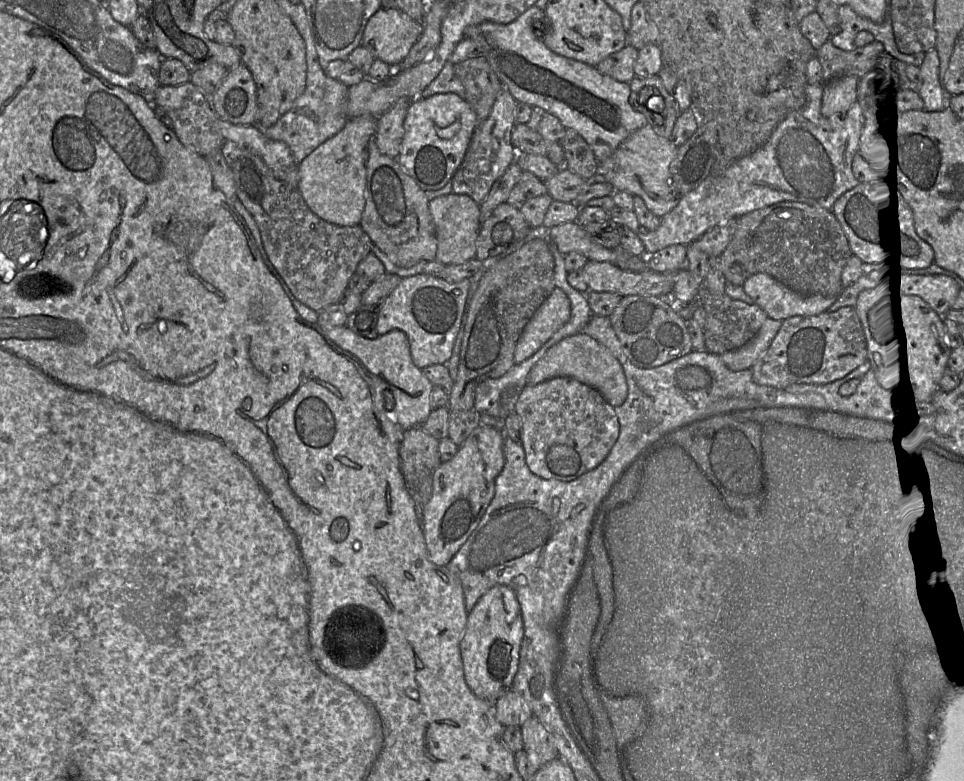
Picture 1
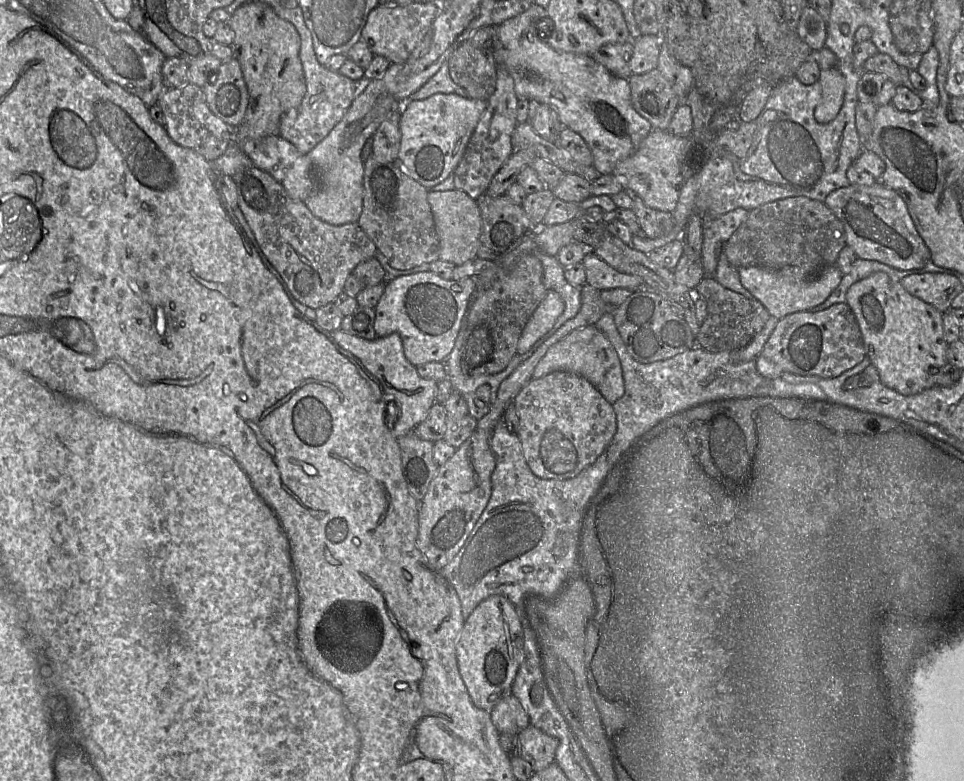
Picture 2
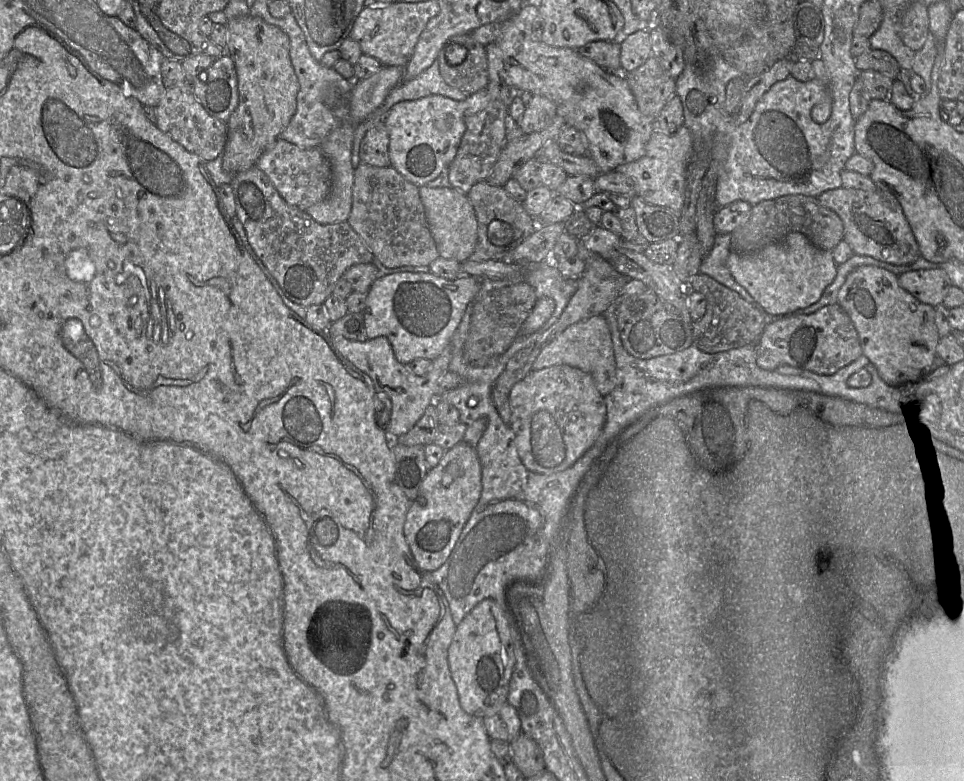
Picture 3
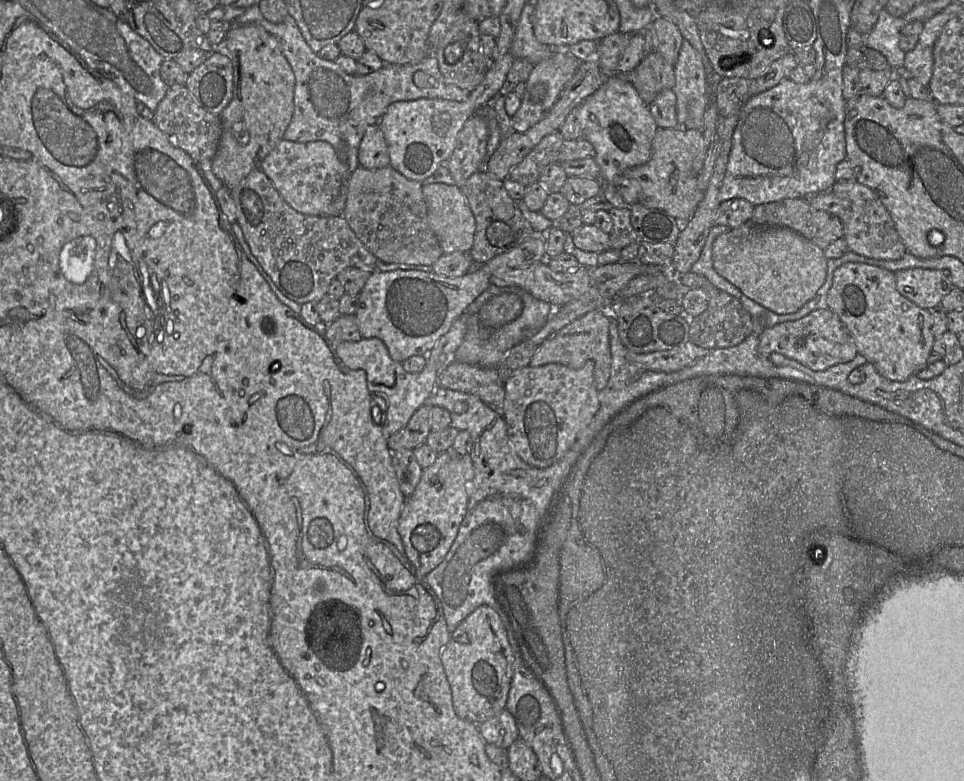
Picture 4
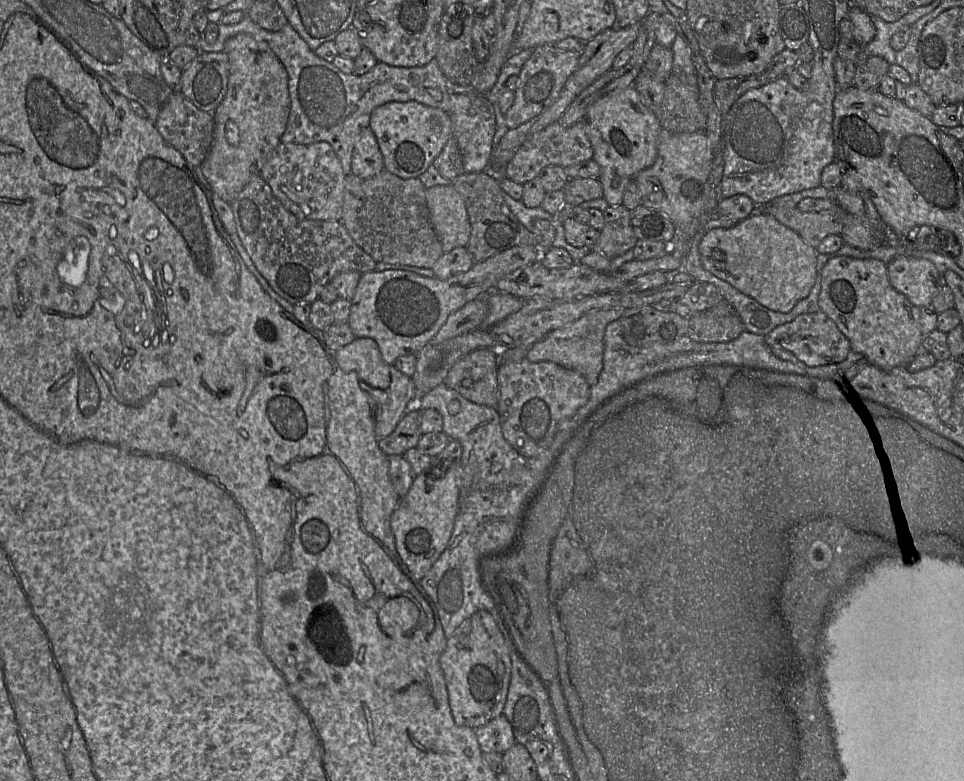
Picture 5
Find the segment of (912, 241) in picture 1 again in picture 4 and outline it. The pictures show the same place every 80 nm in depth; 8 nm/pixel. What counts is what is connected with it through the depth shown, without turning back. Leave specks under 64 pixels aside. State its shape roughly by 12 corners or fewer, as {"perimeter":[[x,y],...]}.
{"perimeter":[[827,191],[814,209],[842,221],[850,251],[878,260],[907,253],[878,197],[851,201]]}

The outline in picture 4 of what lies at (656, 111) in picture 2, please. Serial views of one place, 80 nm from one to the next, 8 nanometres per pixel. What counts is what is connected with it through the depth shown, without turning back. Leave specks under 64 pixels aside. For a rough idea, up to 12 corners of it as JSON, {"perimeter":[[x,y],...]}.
{"perimeter":[[659,52],[625,77],[649,106],[675,85],[675,68]]}

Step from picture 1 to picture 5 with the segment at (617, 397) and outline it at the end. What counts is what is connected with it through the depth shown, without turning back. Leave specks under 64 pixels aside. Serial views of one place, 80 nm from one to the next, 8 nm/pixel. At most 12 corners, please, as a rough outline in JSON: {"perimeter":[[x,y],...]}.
{"perimeter":[[623,307],[602,308],[533,343],[530,362],[551,361],[590,386],[603,368],[606,326]]}

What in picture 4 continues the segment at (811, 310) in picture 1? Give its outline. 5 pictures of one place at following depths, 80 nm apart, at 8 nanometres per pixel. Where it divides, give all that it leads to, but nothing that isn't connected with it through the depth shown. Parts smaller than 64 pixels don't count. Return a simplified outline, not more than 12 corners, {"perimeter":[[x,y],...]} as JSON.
{"perimeter":[[750,221],[720,234],[713,267],[777,314],[827,277],[824,250]]}

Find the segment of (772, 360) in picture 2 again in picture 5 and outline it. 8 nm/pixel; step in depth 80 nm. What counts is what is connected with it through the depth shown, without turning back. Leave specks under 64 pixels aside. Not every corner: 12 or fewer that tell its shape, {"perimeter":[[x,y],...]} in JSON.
{"perimeter":[[823,312],[765,336],[809,367],[842,362],[850,342]]}

